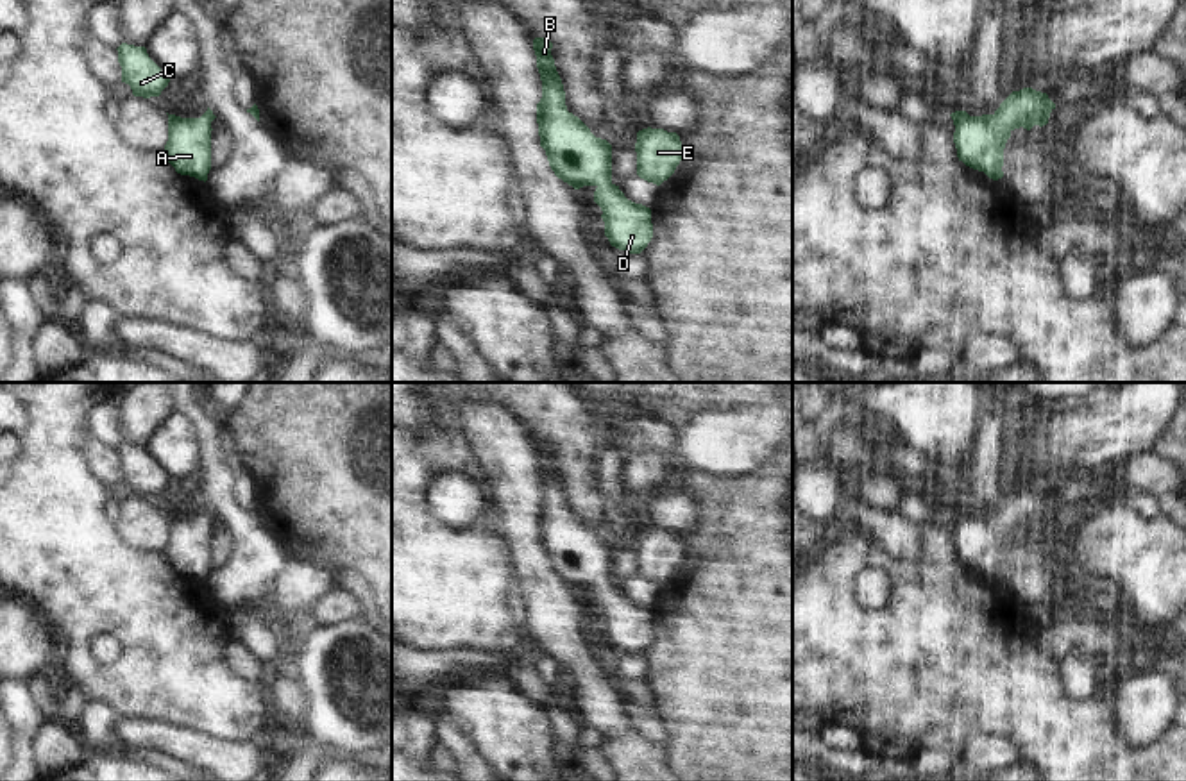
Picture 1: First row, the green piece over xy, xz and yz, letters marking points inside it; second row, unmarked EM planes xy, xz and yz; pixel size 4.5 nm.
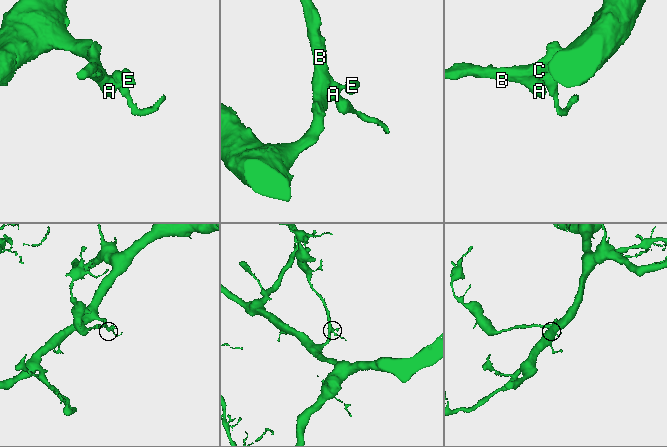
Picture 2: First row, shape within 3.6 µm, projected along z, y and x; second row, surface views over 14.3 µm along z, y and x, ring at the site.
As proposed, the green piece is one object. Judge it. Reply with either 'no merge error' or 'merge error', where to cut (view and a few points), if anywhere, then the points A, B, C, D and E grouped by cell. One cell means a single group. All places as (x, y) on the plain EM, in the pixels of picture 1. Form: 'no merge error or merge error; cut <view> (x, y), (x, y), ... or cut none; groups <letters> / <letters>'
no merge error; cut none; groups A B C D E

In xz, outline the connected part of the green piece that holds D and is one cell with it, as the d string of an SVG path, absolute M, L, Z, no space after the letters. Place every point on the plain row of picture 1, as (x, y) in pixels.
M533 440L542 499L537 504L540 547L558 579L580 590L594 586L605 636L626 654L640 654L653 638L651 609L635 604L612 583L612 545L596 538L565 506L565 491L551 456L553 443Z

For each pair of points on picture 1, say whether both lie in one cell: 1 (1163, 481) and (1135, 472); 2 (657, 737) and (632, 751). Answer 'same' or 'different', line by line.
1: same
2: different

